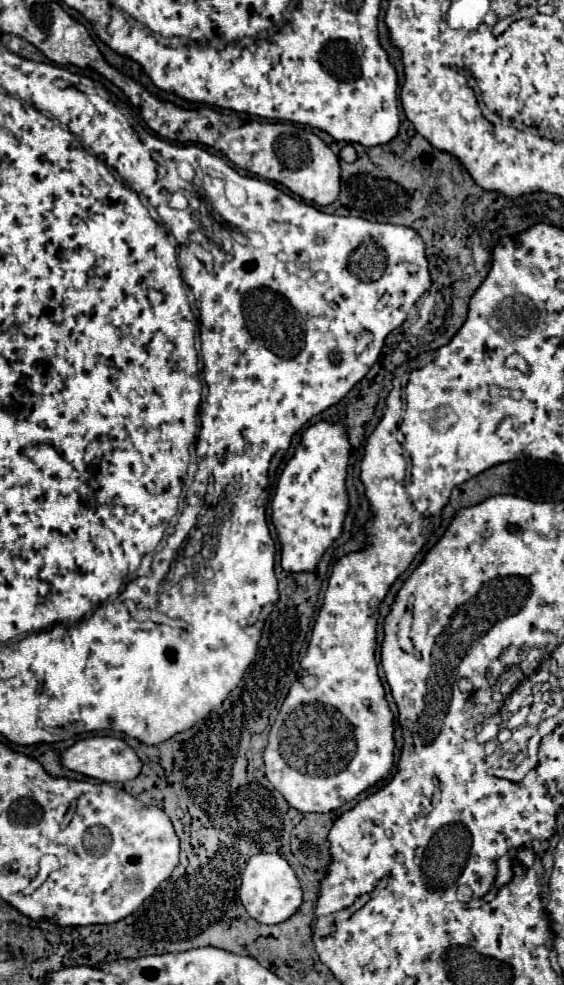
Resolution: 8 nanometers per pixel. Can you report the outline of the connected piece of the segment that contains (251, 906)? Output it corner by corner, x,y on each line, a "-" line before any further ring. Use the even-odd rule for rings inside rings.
258,853
254,855
244,873
242,873
242,885
240,885
240,899
246,907
248,915
254,917
260,923
282,923
290,919
298,907
302,905
302,889
296,879
296,873
286,863
284,857
276,853

